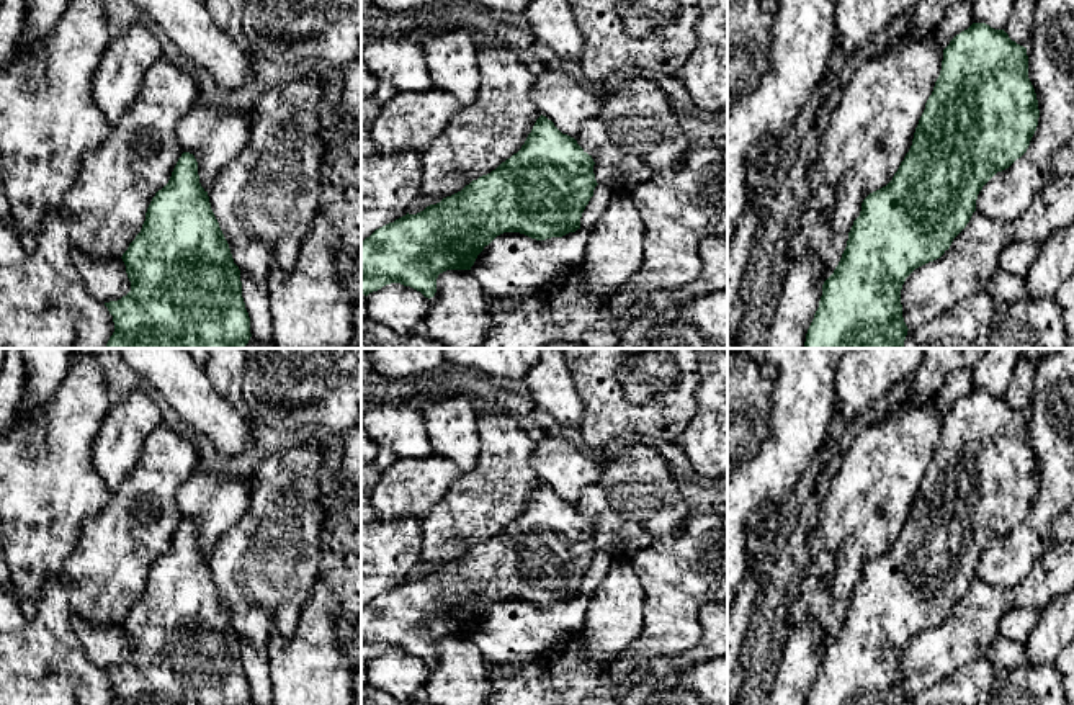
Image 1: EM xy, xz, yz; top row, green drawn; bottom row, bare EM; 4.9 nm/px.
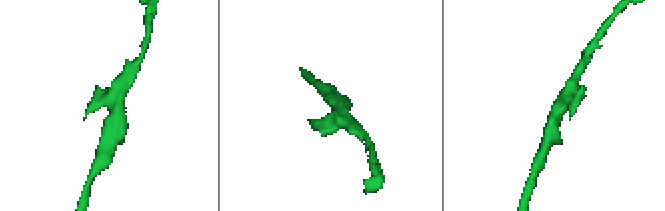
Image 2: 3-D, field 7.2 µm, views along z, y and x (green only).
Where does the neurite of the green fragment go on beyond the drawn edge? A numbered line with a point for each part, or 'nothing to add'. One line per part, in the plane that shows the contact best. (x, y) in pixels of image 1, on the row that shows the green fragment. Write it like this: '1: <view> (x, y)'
nothing to add

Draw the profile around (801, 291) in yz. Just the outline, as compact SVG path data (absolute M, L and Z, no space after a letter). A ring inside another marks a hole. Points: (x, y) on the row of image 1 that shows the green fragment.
M808 257L788 265L767 348L803 348L822 296L822 260Z

